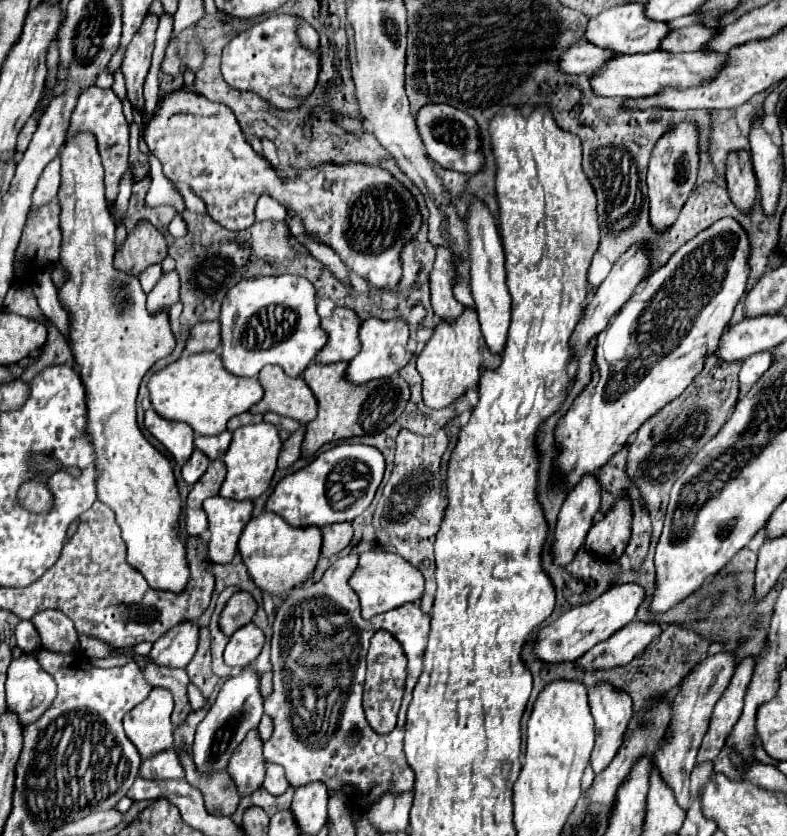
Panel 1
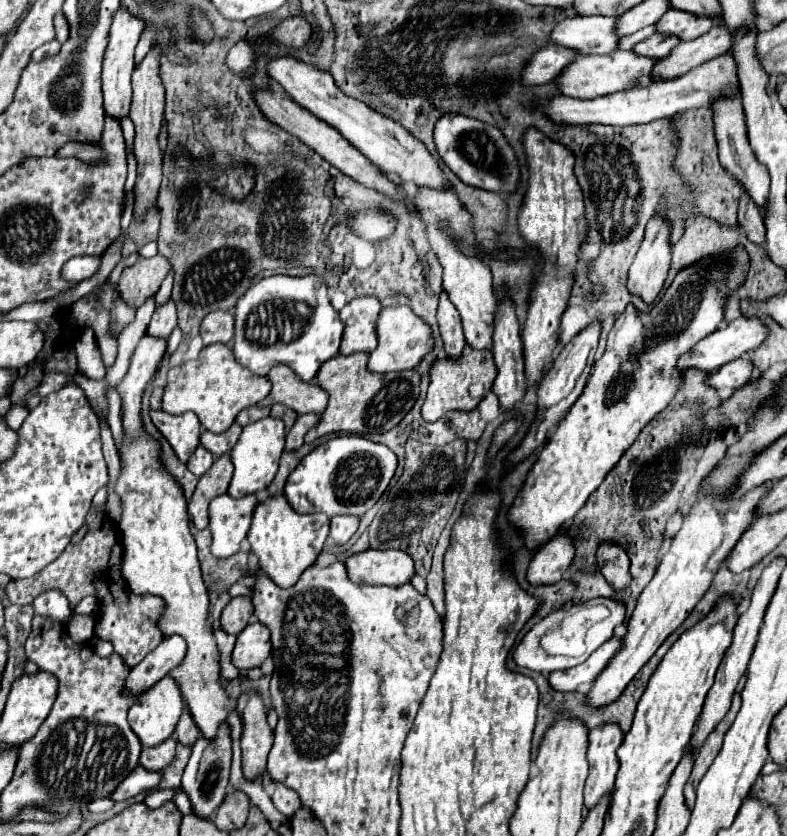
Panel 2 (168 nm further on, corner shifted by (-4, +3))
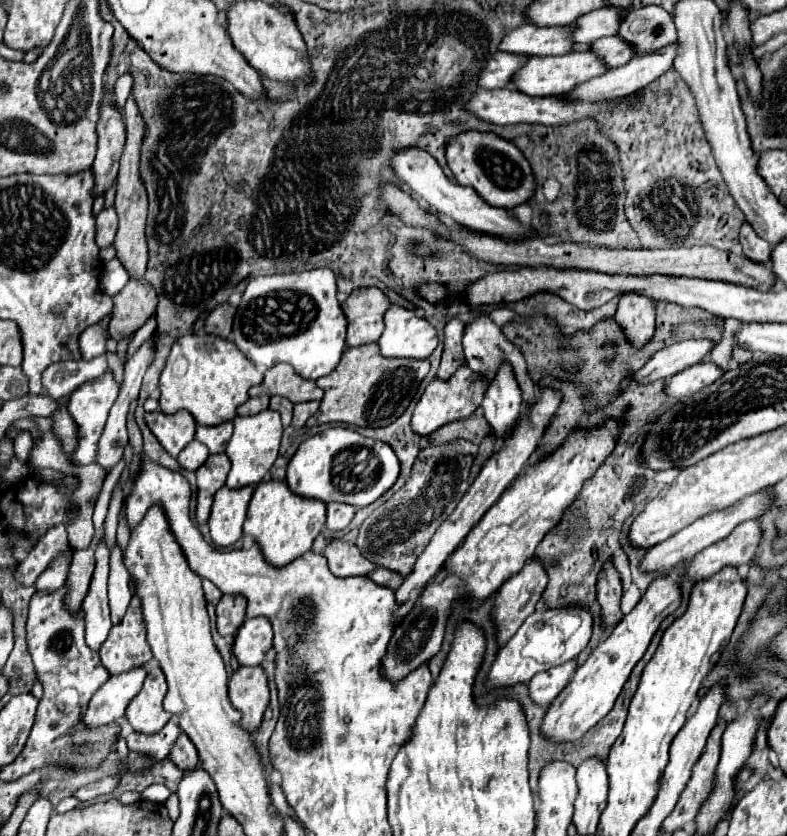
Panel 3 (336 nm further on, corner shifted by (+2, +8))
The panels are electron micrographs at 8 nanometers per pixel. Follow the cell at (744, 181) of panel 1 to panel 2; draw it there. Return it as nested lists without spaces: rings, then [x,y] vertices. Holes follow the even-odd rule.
[[[746,193],[740,199],[740,209],[738,209],[738,223],[746,231],[748,241],[764,245],[766,243],[766,227],[760,209],[746,197]]]

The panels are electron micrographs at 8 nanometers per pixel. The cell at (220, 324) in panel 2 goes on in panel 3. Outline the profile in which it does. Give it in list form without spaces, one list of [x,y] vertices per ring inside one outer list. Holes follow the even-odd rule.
[[[218,304],[206,318],[204,330],[206,334],[214,334],[220,338],[228,338],[232,330],[232,318],[234,318],[236,308],[230,304]]]

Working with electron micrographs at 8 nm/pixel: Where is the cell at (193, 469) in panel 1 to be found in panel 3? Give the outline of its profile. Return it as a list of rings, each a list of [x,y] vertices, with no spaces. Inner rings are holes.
[[[192,440],[180,454],[178,454],[178,464],[186,470],[198,470],[202,462],[206,462],[206,458],[210,456],[208,448],[198,442],[198,440]]]

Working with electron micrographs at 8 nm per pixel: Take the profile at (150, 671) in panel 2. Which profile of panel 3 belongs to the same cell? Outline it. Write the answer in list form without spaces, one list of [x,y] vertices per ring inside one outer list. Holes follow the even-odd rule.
[[[136,666],[130,672],[110,676],[110,680],[90,700],[90,708],[84,712],[82,718],[84,724],[98,726],[108,724],[112,720],[120,720],[124,716],[128,700],[132,700],[134,694],[142,688],[146,674],[146,666]]]

